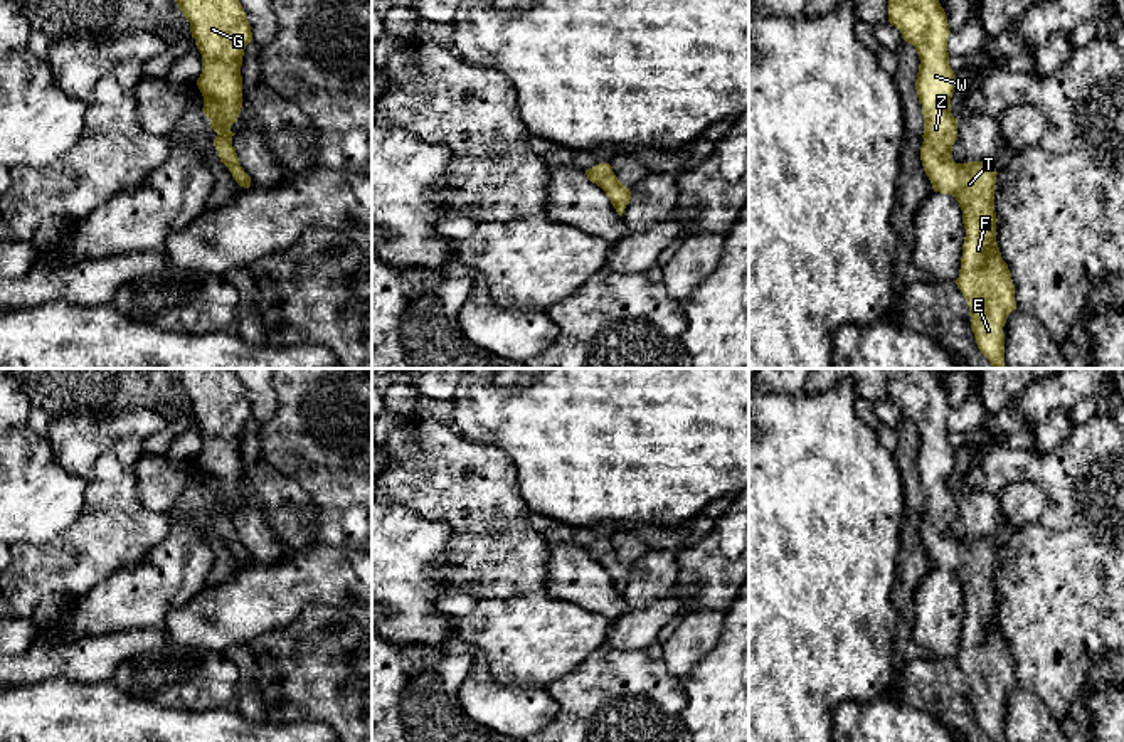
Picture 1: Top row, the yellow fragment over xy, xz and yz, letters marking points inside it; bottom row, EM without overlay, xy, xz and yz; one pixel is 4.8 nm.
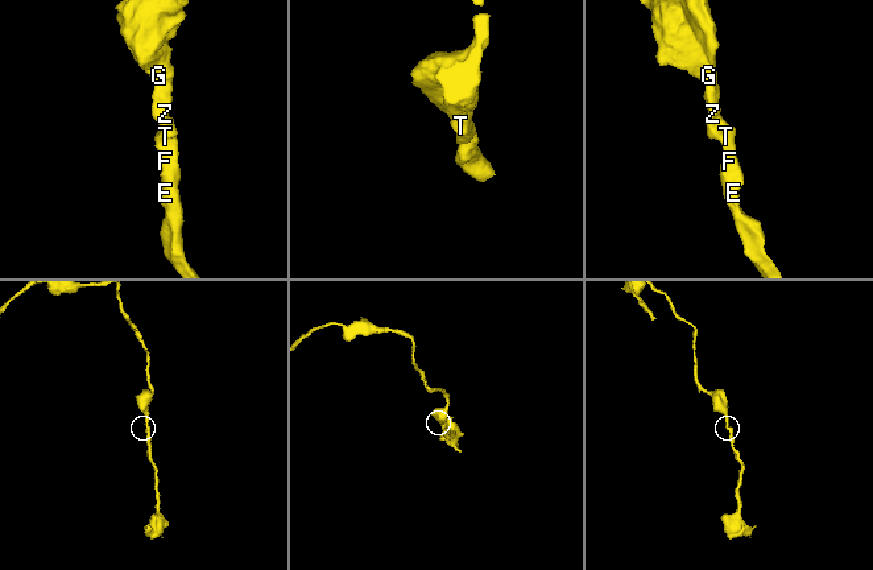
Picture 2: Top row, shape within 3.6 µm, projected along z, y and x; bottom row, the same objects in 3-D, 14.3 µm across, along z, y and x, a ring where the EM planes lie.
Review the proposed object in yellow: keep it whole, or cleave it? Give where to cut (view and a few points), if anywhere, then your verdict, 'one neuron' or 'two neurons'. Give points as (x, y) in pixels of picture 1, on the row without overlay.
no cut; one neuron

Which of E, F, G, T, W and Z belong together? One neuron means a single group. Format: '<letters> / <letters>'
E F G T W Z

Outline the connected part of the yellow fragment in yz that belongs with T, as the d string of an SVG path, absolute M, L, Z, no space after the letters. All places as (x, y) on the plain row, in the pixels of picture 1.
M885 368L888 374L888 399L895 402L902 416L912 421L920 443L915 456L917 474L924 491L924 518L920 537L934 569L952 572L962 587L966 614L959 655L954 658L969 683L971 705L981 730L991 742L1005 742L1003 703L1008 692L1016 686L1015 661L996 619L994 560L996 545L991 538L956 540L952 522L957 515L957 495L951 490L951 474L956 464L956 451L949 443L947 414L951 411L947 394L932 368Z

